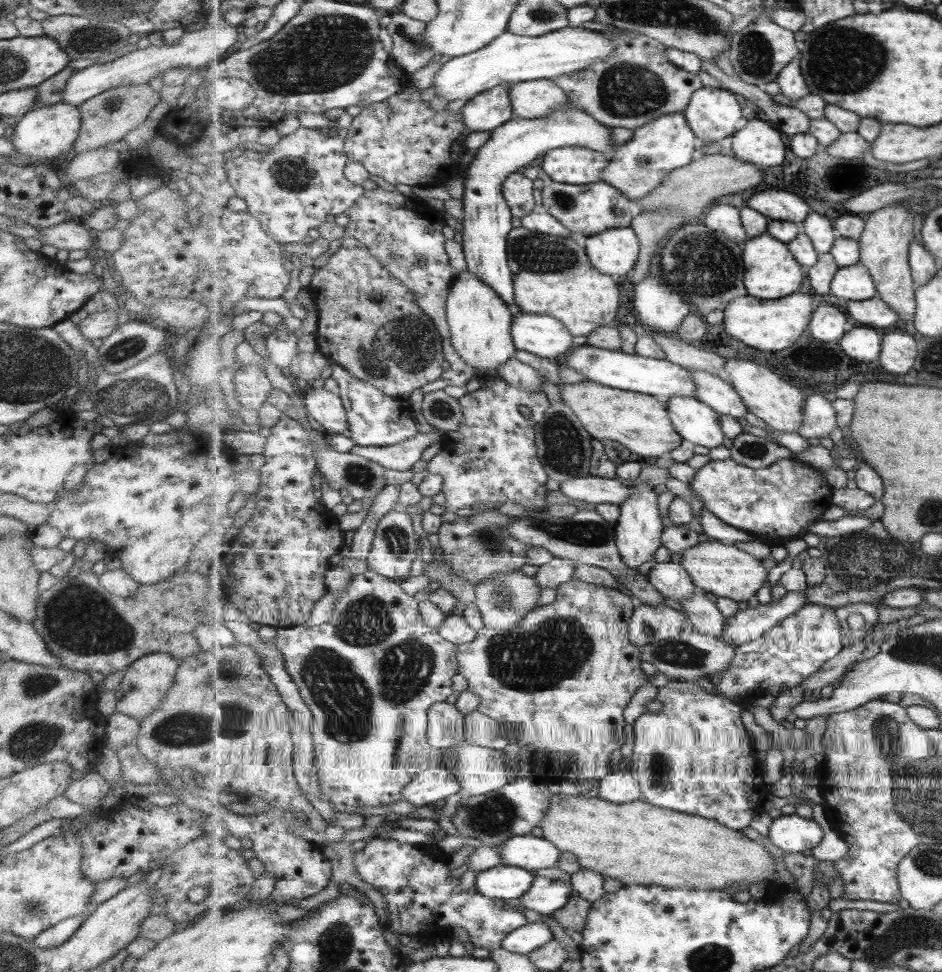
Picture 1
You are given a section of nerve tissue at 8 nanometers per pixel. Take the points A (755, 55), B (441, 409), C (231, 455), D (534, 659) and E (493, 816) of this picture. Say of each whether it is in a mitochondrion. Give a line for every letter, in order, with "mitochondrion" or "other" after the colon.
A: mitochondrion
B: mitochondrion
C: other
D: mitochondrion
E: mitochondrion

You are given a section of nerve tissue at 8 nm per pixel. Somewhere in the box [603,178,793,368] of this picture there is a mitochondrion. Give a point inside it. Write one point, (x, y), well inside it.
(712, 266)

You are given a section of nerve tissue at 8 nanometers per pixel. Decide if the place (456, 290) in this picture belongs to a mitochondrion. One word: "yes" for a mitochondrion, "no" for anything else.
no

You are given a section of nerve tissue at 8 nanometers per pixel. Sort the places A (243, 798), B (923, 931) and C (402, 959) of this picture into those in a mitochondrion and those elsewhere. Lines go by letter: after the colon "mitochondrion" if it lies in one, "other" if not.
A: other
B: mitochondrion
C: other

